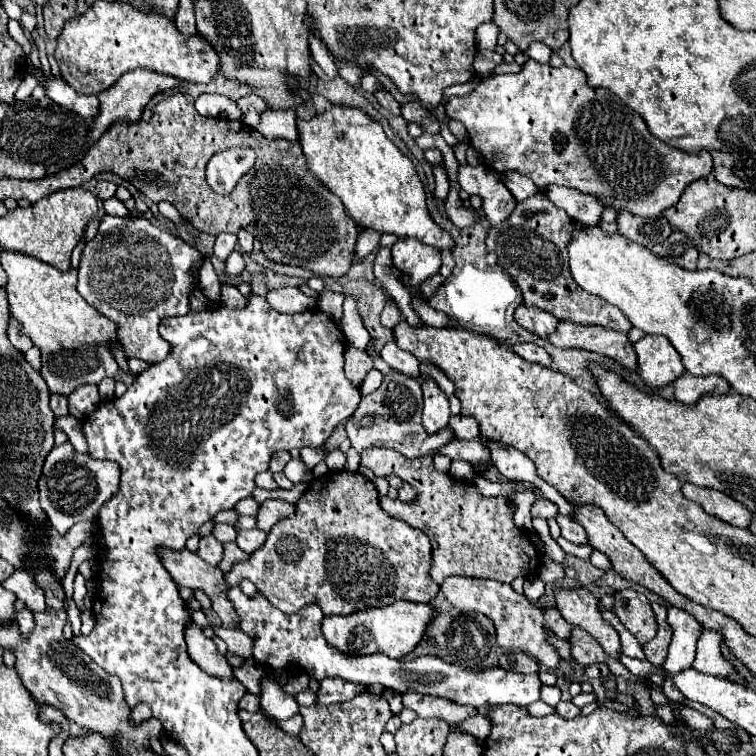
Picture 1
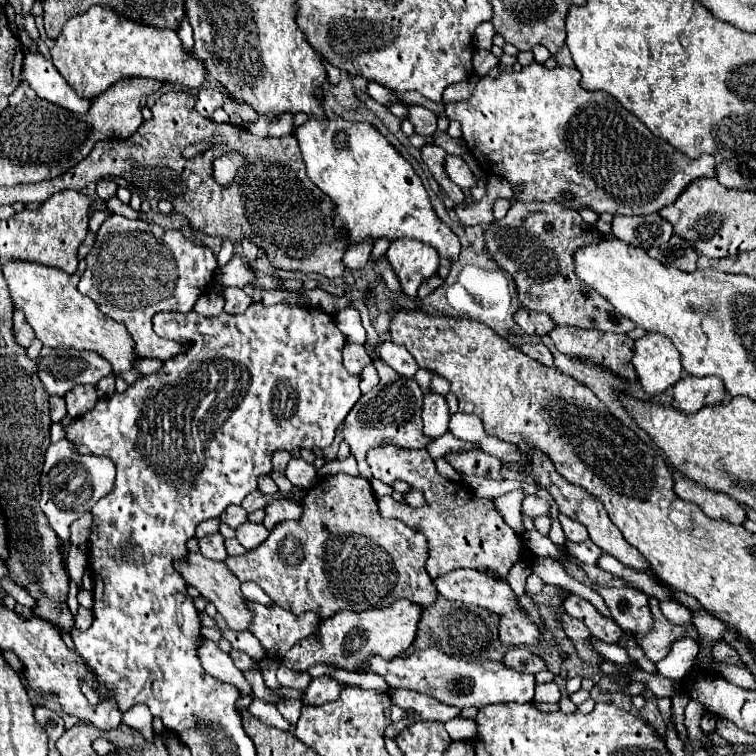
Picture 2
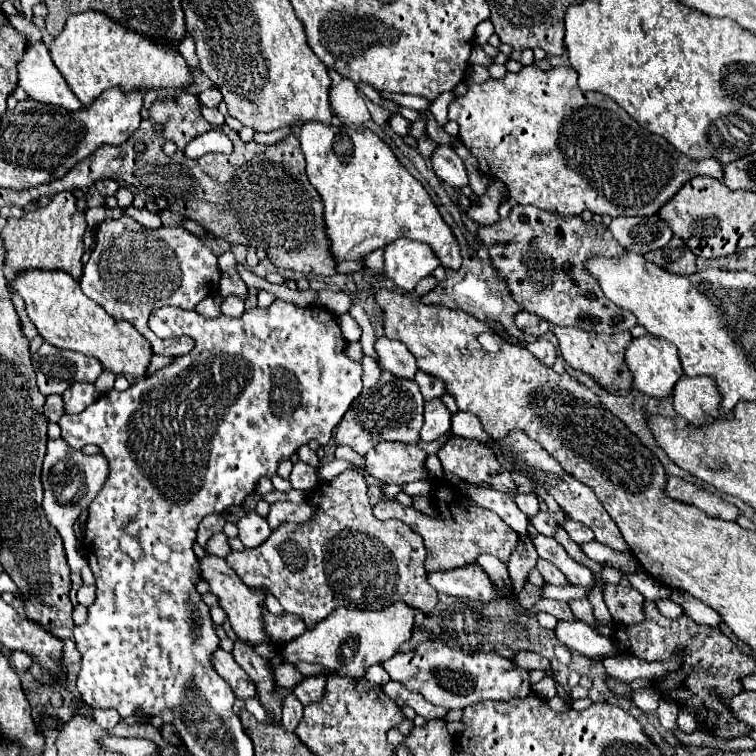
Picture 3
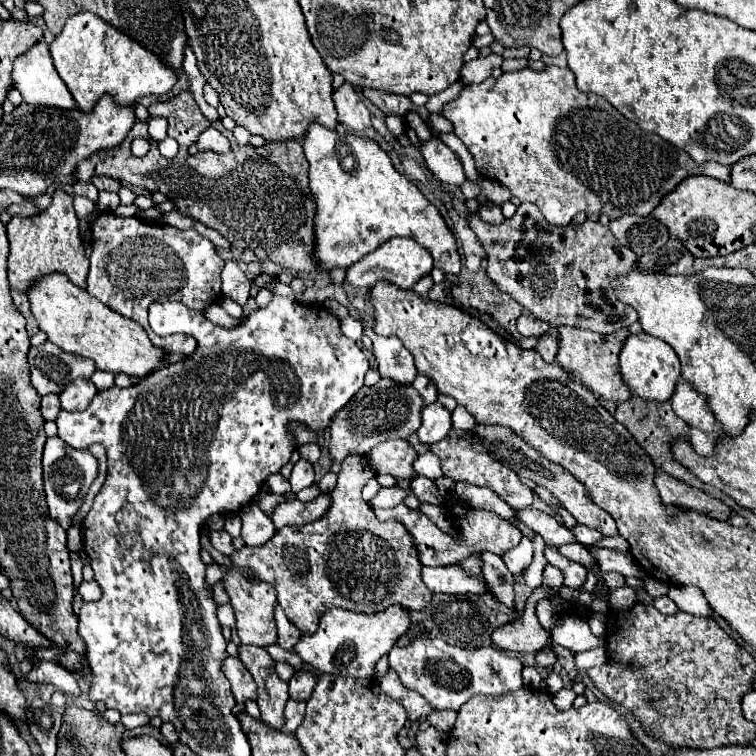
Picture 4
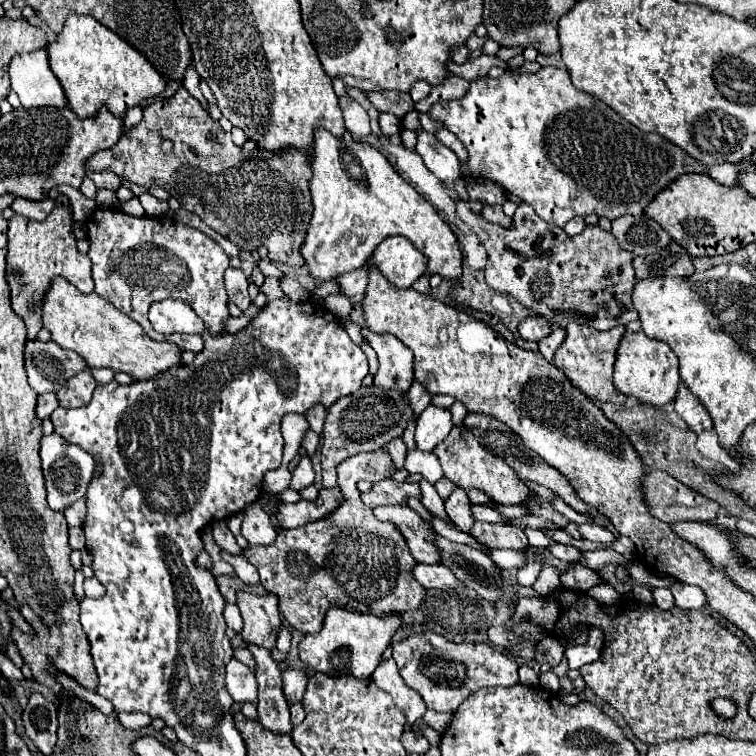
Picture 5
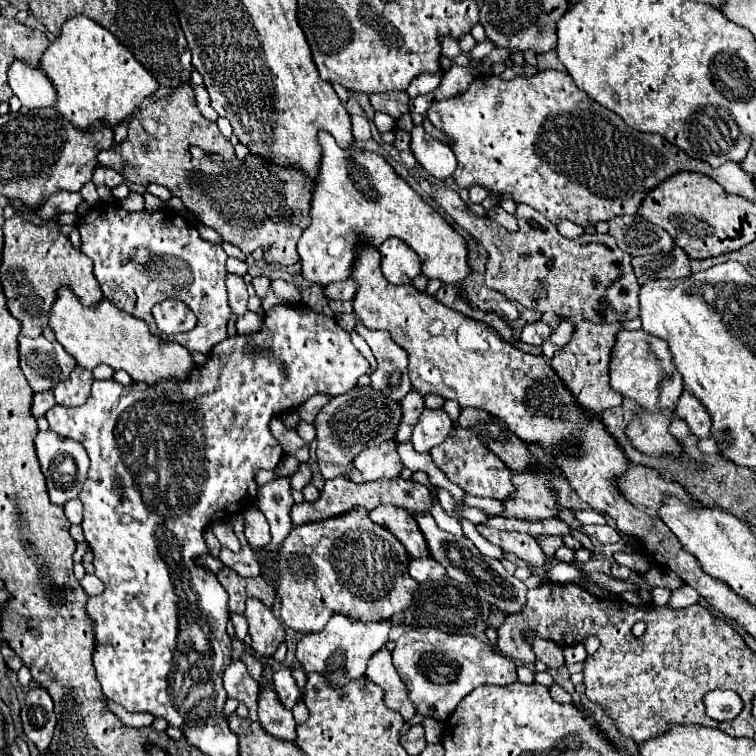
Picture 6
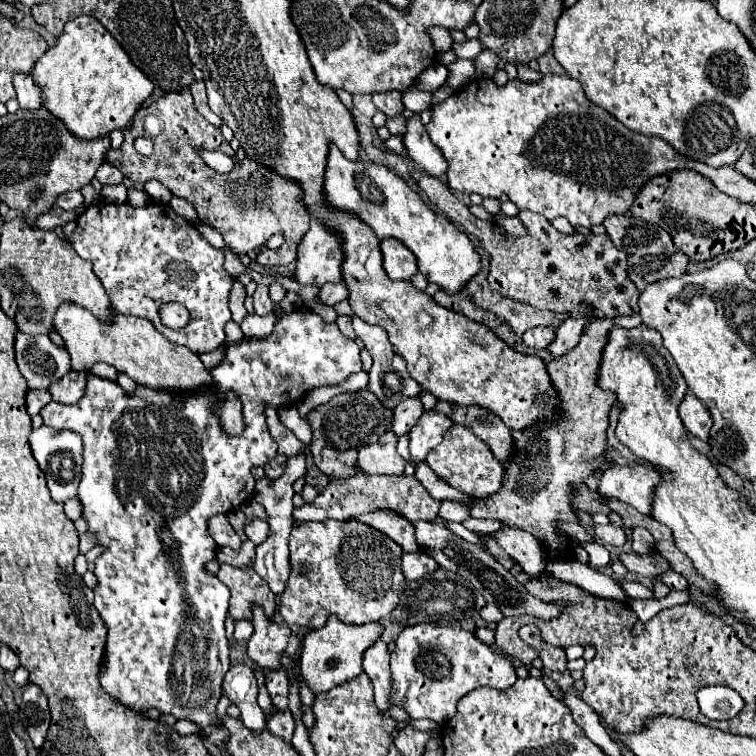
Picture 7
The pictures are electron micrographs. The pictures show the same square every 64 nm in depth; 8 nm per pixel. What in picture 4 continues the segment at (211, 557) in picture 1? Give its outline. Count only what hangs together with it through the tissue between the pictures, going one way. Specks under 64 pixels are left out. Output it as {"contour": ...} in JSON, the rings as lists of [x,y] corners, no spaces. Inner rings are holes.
{"contour":[[[226,530],[212,532],[212,534],[210,534],[210,544],[212,544],[218,552],[222,552],[222,554],[226,554],[226,556],[230,556],[230,552],[234,552],[234,548],[232,548],[232,538],[228,536]]]}

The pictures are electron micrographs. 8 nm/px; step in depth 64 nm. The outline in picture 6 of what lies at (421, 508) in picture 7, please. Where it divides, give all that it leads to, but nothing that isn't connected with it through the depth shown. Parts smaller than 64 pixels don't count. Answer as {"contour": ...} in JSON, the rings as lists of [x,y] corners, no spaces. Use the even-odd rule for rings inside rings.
{"contour":[[[336,478],[336,480],[328,480],[320,492],[320,498],[312,502],[302,502],[302,504],[294,504],[290,510],[290,520],[292,526],[302,526],[308,522],[318,522],[318,520],[326,520],[330,516],[340,516],[342,512],[348,512],[348,508],[356,508],[362,506],[366,510],[374,510],[380,504],[394,504],[394,506],[402,506],[406,510],[410,510],[414,516],[418,516],[418,512],[428,512],[430,510],[430,492],[426,486],[414,482],[414,480],[402,480],[402,478],[394,478],[394,480],[374,480],[374,482],[364,482],[364,484],[354,484],[352,480],[346,478]]]}

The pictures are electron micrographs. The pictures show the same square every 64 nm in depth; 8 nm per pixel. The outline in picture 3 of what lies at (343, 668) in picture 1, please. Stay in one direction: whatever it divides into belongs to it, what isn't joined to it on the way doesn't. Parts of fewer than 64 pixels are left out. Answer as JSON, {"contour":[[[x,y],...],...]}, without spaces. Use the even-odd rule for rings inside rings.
{"contour":[[[266,608],[262,610],[262,624],[264,624],[264,632],[268,634],[268,642],[276,650],[282,650],[286,644],[290,644],[308,630],[300,616],[290,612],[284,612],[282,616],[274,616]],[[424,642],[418,650],[412,652],[398,652],[394,654],[390,660],[380,664],[388,674],[390,680],[400,682],[404,688],[408,688],[410,692],[420,692],[426,700],[434,702],[436,706],[444,706],[444,708],[466,708],[484,700],[512,700],[512,698],[526,698],[530,696],[530,676],[526,670],[518,668],[512,660],[502,658],[498,654],[474,654],[474,656],[466,656],[458,650],[452,650],[448,646],[444,646],[442,642]]]}

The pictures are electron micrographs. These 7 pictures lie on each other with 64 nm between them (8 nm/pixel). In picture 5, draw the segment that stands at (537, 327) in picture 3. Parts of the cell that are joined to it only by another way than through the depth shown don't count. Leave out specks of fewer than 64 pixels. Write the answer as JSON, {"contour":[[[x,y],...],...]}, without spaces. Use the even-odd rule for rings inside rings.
{"contour":[[[528,316],[524,318],[520,324],[518,324],[518,332],[524,340],[534,340],[538,342],[540,338],[548,336],[550,334],[550,322],[546,318],[540,318],[540,316]]]}

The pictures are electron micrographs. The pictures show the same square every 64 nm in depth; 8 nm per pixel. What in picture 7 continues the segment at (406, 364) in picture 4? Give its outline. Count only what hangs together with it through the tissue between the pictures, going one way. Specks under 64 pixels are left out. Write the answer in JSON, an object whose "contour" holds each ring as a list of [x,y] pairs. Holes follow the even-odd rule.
{"contour":[[[352,316],[352,322],[354,322],[354,332],[356,336],[364,342],[366,350],[370,352],[374,364],[372,364],[372,370],[370,370],[370,382],[368,382],[368,390],[372,390],[382,402],[386,402],[386,406],[394,408],[398,406],[398,402],[402,398],[410,398],[410,396],[418,396],[420,394],[420,388],[418,384],[414,384],[414,380],[410,378],[408,370],[406,370],[406,360],[394,350],[394,346],[390,344],[386,332],[378,326],[370,326],[366,324],[362,318],[358,316]]]}

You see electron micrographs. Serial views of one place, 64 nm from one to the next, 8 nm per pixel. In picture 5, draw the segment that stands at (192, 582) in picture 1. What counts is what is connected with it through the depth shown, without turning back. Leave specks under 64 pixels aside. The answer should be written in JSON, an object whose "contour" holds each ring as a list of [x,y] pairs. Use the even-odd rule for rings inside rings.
{"contour":[[[238,590],[236,606],[240,608],[244,620],[244,628],[240,632],[244,644],[258,644],[272,650],[282,624],[278,612],[278,596],[274,592],[252,594]]]}

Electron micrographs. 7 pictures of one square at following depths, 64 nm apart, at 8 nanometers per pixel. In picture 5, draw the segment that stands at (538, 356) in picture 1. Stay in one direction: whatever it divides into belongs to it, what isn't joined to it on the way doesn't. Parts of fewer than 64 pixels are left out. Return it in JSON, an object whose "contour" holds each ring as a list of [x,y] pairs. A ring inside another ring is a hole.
{"contour":[[[562,328],[552,330],[546,338],[542,338],[542,340],[538,342],[540,354],[542,354],[548,362],[552,362],[552,360],[554,360],[554,352],[556,352],[556,348],[562,344],[562,340],[564,340],[564,332],[562,332]]]}

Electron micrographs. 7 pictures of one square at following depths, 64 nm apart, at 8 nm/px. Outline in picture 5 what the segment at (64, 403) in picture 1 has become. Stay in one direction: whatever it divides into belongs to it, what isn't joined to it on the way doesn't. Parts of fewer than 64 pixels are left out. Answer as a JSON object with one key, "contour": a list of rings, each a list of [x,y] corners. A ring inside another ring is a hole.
{"contour":[[[42,394],[38,398],[38,406],[36,406],[36,414],[40,420],[46,420],[50,418],[50,414],[58,408],[58,398],[56,394]]]}

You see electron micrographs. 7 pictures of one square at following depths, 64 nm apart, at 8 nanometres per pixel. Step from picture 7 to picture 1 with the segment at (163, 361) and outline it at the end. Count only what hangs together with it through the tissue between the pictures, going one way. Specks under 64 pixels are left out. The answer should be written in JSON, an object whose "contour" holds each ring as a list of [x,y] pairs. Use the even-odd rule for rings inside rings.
{"contour":[[[10,250],[2,252],[2,266],[8,274],[6,294],[10,314],[20,322],[20,334],[30,338],[42,354],[56,352],[56,348],[78,348],[82,344],[108,344],[116,340],[114,324],[90,308],[78,294],[76,269],[62,272],[36,258]]]}

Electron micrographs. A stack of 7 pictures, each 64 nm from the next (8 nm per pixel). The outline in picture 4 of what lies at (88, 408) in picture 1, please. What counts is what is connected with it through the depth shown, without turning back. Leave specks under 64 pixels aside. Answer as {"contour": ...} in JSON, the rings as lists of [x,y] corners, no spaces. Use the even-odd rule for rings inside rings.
{"contour":[[[74,380],[74,384],[66,386],[60,394],[62,410],[66,412],[82,412],[90,406],[90,400],[96,396],[96,386],[92,380]]]}

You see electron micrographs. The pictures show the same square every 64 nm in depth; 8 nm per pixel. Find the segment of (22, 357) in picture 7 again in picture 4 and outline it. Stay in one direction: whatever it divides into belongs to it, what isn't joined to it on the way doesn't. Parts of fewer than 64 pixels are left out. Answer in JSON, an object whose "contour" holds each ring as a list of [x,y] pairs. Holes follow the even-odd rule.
{"contour":[[[52,342],[32,346],[28,352],[28,362],[32,384],[40,396],[60,394],[70,384],[70,380],[92,378],[96,372],[94,360],[64,352]]]}

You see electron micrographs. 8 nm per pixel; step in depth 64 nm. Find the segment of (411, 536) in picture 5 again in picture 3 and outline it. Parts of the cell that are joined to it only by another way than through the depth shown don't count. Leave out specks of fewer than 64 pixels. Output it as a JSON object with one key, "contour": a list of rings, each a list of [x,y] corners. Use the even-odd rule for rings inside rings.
{"contour":[[[432,482],[432,484],[434,484],[436,516],[428,516],[414,508],[400,506],[400,503],[386,497],[382,497],[374,506],[374,516],[378,520],[398,518],[406,526],[410,526],[414,532],[422,534],[424,546],[428,552],[426,572],[446,572],[446,570],[462,568],[468,564],[476,564],[476,558],[480,554],[492,554],[500,562],[508,564],[512,552],[516,550],[516,546],[520,542],[518,534],[508,524],[504,524],[498,514],[478,506],[476,502],[466,498],[458,488],[448,486],[448,484],[446,486],[436,484],[436,482]]]}

